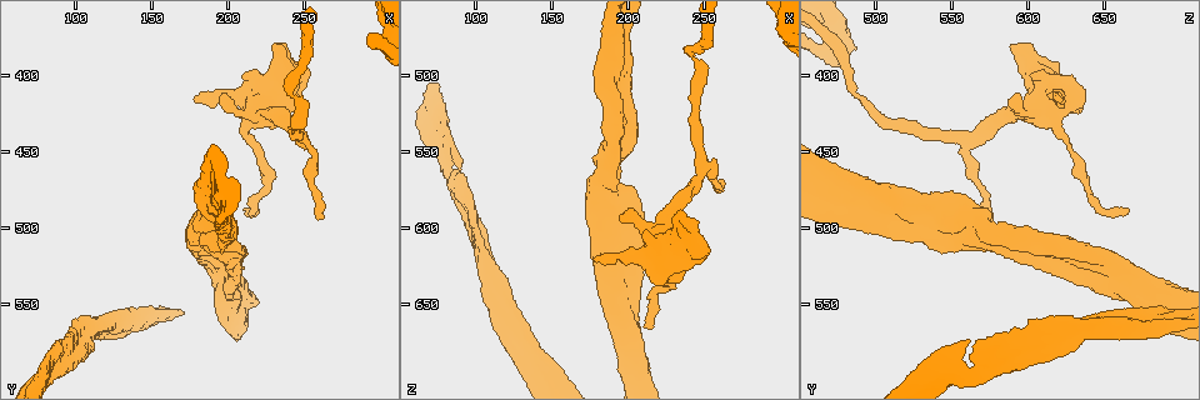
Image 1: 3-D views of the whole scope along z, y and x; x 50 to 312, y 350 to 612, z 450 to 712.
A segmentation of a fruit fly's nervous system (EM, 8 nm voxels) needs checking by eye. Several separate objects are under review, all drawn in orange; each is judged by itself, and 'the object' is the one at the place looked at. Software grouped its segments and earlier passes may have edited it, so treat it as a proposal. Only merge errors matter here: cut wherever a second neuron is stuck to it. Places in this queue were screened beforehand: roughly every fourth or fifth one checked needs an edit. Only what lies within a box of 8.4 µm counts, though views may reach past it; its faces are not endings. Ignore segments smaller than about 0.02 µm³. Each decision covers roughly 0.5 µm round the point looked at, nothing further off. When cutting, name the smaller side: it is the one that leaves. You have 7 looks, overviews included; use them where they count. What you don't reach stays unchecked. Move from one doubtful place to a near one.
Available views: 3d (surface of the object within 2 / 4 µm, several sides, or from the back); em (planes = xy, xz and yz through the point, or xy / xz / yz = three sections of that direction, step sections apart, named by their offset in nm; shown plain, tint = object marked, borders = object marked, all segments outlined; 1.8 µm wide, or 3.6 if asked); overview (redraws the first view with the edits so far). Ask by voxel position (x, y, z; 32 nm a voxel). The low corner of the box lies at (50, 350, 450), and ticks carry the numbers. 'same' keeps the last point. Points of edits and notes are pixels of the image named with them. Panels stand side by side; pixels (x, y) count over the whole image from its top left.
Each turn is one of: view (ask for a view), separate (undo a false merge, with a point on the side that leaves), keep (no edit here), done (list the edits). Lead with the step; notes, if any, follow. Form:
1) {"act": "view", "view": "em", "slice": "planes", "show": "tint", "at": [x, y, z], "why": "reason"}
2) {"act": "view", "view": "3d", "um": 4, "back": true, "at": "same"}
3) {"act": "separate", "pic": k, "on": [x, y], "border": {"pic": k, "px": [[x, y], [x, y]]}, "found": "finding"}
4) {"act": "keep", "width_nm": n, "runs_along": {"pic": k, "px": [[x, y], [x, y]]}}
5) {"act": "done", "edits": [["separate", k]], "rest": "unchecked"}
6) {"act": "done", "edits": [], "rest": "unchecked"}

{"act": "view", "view": "3d", "um": 4, "at": [198, 526, 658], "why": "looks like a crossing"}

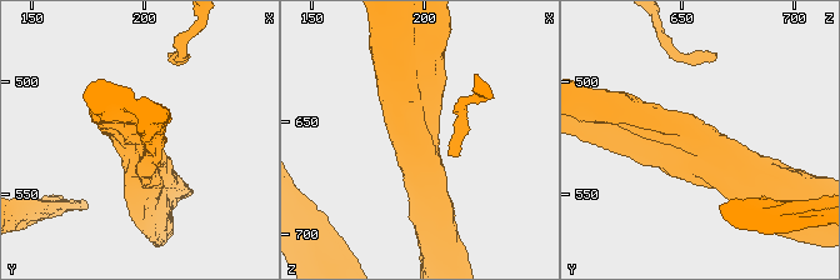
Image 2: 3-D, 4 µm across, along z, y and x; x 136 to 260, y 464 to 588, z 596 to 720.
{"act": "view", "view": "em", "um": 3.6, "slice": "planes", "show": "tint", "at": [196, 527, 659], "why": "need the tissue"}

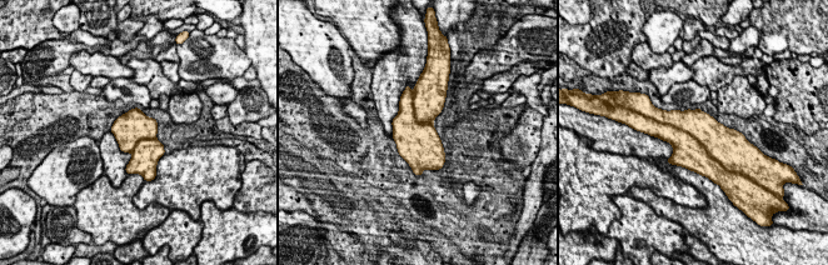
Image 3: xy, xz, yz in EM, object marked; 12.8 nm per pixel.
{"act": "separate", "pic": 3, "on": [688, 153], "width_nm": 550, "found": "a second neuron is stuck on"}

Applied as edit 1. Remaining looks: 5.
{"act": "view", "view": "overview"}

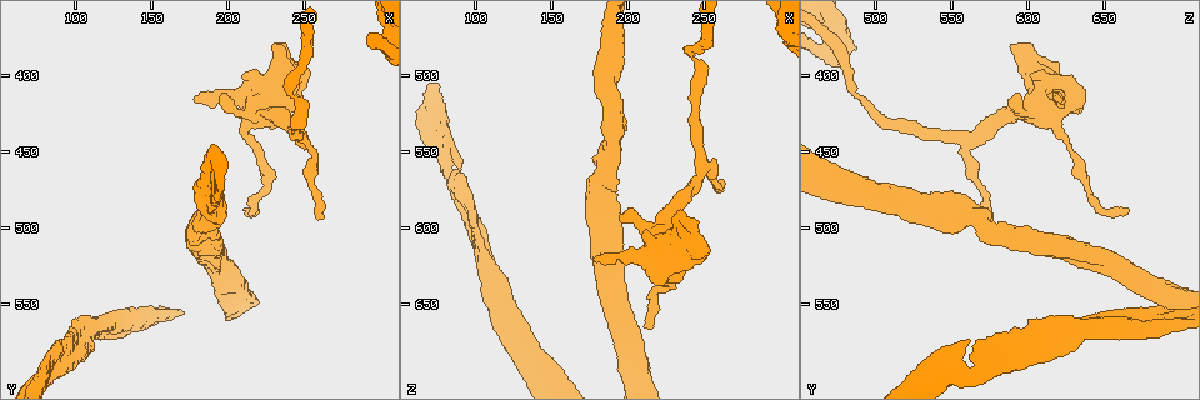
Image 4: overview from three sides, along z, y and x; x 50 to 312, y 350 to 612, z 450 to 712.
{"act": "view", "view": "em", "slice": "planes", "show": "tint", "at": [248, 440, 564], "why": "branch point"}

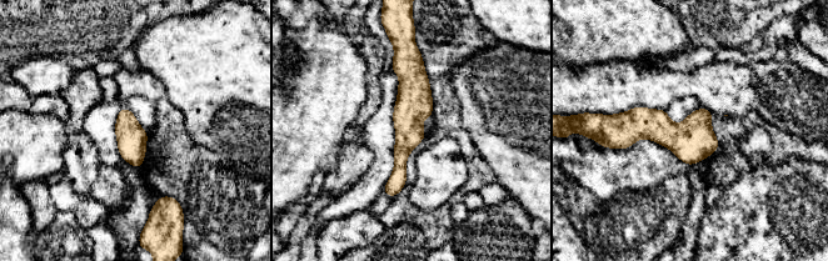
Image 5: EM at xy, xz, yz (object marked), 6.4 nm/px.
{"act": "keep", "runs_along": {"pic": 5, "px": [[405, 55], [408, 136], [390, 192]]}, "found": "one neuron here"}

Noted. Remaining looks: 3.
{"act": "view", "view": "3d", "um": 4, "at": [104, 572, 620], "why": "thick turns thin"}

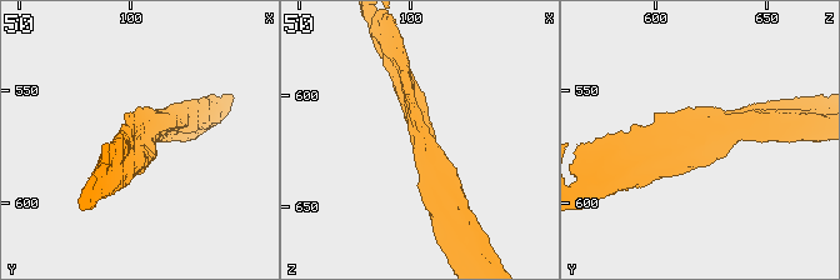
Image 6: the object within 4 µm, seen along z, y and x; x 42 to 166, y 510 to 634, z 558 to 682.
{"act": "view", "view": "em", "slice": "planes", "show": "tint", "at": [104, 570, 619]}

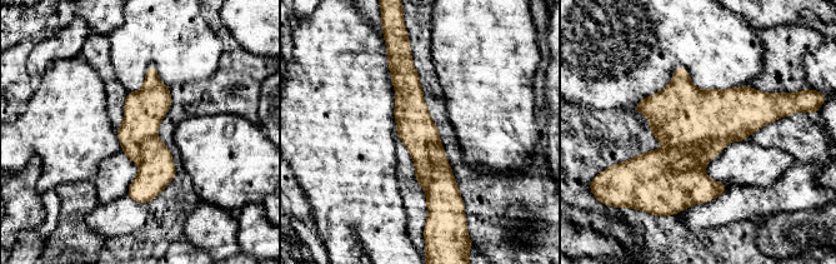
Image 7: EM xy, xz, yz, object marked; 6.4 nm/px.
{"act": "separate", "pic": 7, "on": [664, 193], "border": {"pic": 7, "px": [[664, 147], [705, 163]]}, "found": "a second neuron is stuck on"}

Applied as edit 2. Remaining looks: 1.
{"act": "done", "edits": [["separate", 3], ["separate", 7]], "rest": "unchecked"}

